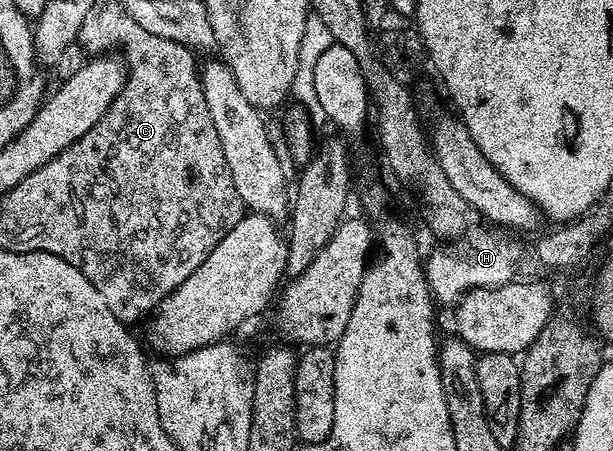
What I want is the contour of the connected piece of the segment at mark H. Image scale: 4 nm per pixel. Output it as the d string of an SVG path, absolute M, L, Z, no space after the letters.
M486 226L471 228L465 235L453 242L443 243L431 256L425 257L426 281L431 297L439 305L457 305L465 292L471 292L474 288L499 288L517 277L514 275L517 274L518 267L526 260L525 250L513 240L513 235L484 227Z

